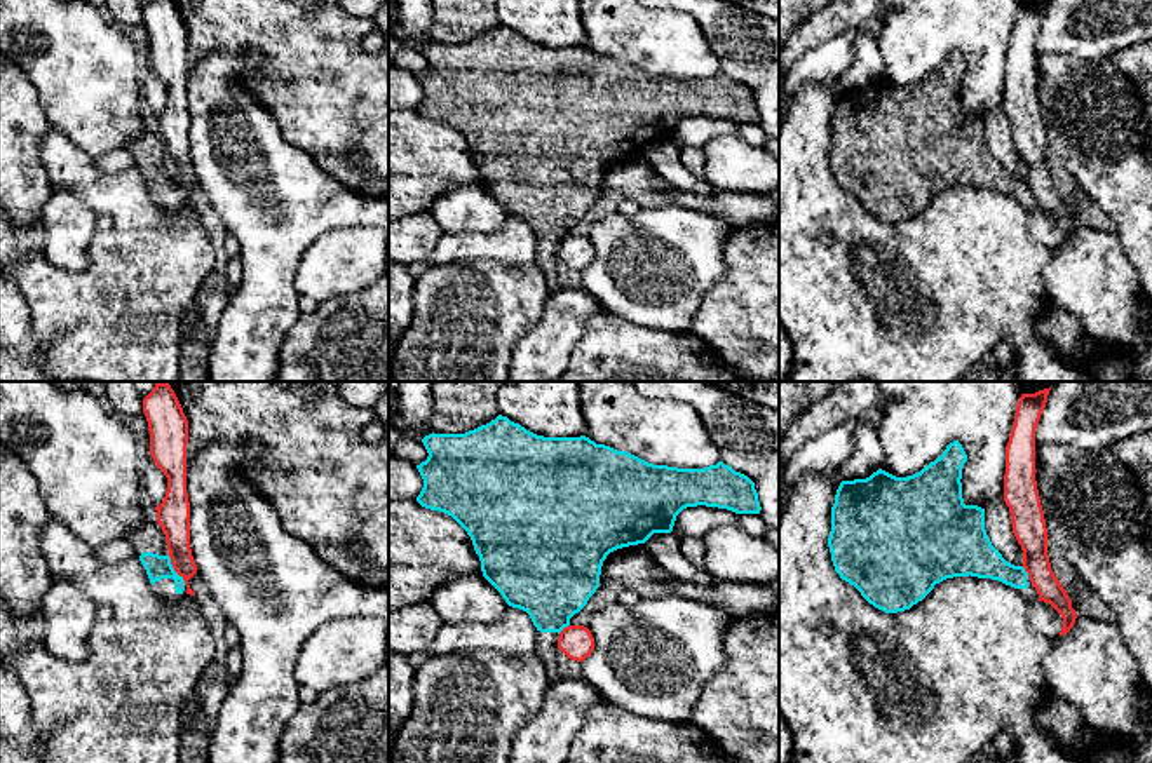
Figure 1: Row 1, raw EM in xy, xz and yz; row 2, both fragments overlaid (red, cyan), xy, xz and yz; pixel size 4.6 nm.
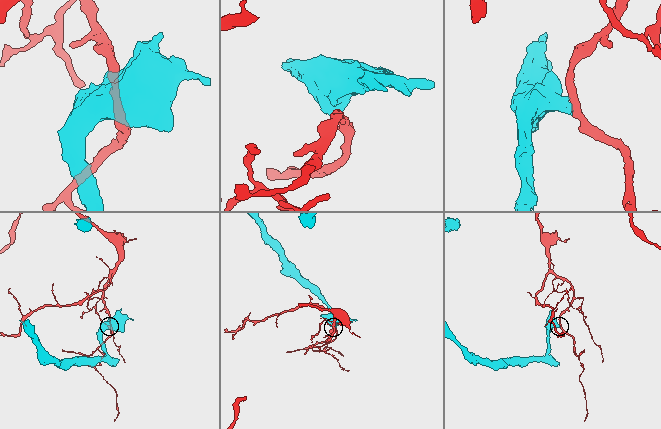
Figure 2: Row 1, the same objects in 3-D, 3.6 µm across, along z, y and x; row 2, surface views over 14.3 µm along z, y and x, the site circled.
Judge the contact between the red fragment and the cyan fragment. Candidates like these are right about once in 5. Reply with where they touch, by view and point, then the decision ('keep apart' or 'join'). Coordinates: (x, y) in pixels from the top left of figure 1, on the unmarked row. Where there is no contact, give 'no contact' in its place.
xy (175, 180) | keep apart

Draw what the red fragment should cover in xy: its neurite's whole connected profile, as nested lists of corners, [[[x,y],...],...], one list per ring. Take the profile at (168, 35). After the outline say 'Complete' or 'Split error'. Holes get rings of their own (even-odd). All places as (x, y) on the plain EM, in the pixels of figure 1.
[[[152,0],[143,9],[150,42],[150,64],[167,87],[167,101],[157,120],[171,174],[185,190],[186,204],[195,206],[188,190],[197,183],[190,159],[190,111],[186,103],[188,30],[174,0]]]. Complete

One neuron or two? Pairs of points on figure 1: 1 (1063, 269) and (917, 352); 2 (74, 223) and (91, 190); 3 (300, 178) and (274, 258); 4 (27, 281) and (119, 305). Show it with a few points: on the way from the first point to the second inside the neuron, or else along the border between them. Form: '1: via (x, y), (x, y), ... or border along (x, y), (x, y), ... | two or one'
1: border along (1053, 248), (1044, 265), (1048, 300) | two
2: border along (54, 189), (74, 192), (96, 215) | two
3: via (291, 197), (291, 222), (274, 239) | one
4: via (49, 291), (63, 305), (96, 305) | one

